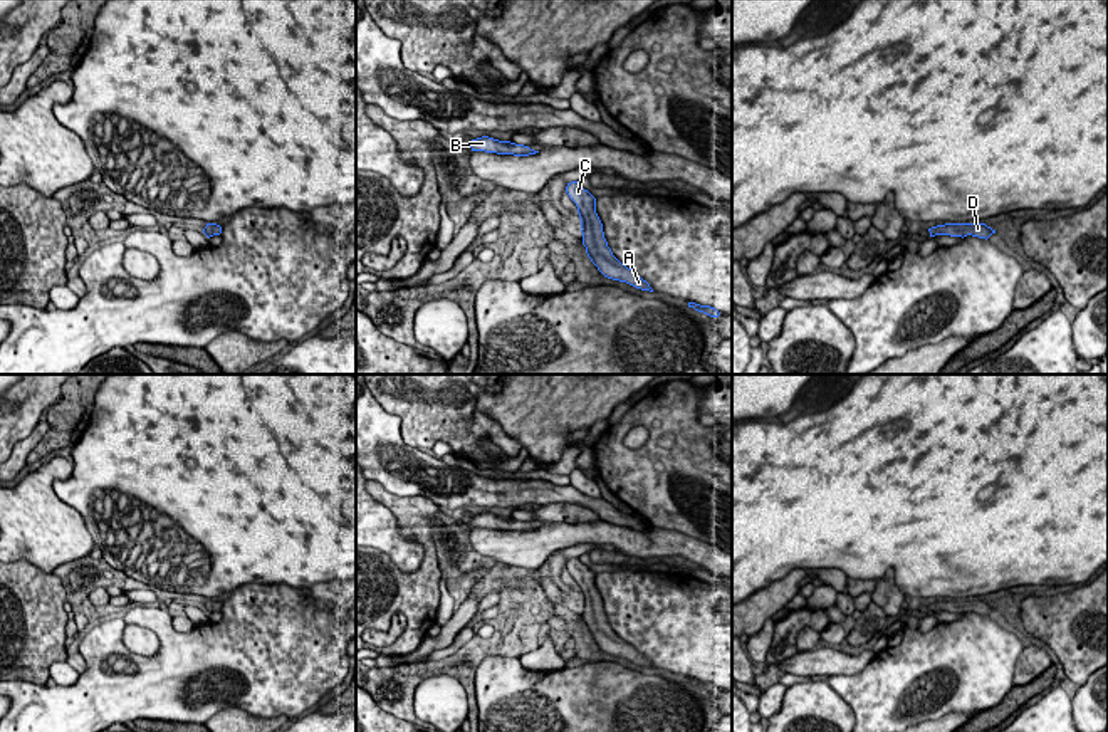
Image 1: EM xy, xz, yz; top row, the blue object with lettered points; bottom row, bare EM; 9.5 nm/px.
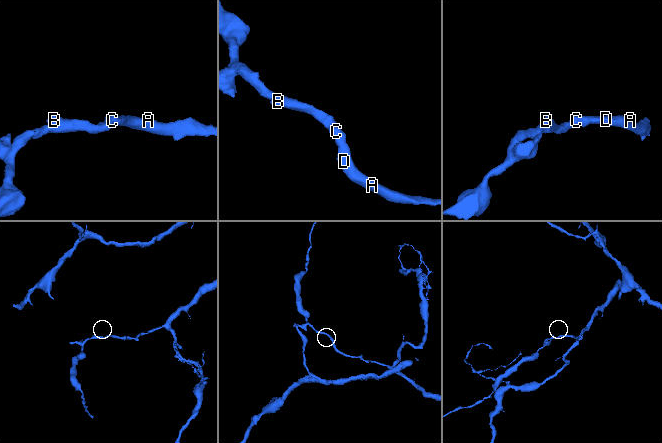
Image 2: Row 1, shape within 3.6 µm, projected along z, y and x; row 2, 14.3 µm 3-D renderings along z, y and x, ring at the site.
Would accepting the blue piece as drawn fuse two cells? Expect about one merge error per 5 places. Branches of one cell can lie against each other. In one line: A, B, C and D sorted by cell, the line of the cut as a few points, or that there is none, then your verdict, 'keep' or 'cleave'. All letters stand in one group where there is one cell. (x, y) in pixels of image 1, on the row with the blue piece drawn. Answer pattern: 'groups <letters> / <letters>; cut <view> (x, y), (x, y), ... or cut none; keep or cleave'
groups A B C D; cut none; keep

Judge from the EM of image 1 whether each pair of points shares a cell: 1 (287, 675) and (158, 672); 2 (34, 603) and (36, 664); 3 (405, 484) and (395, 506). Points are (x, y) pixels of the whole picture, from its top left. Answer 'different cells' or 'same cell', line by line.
1: same cell
2: same cell
3: different cells

